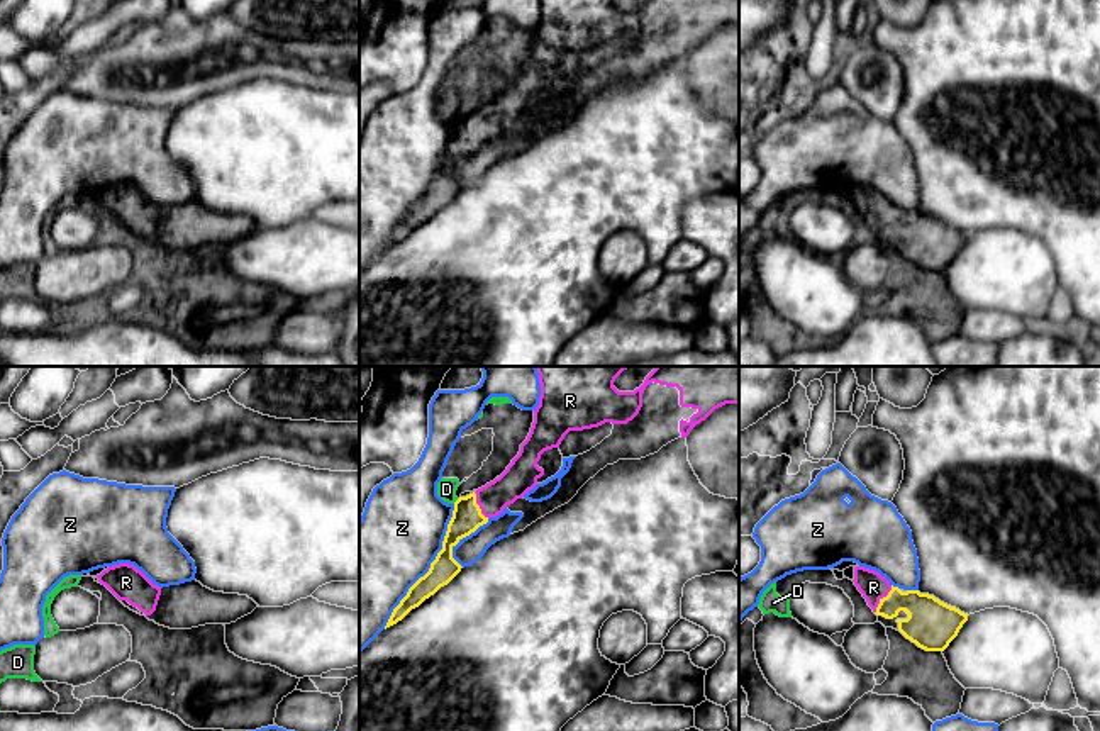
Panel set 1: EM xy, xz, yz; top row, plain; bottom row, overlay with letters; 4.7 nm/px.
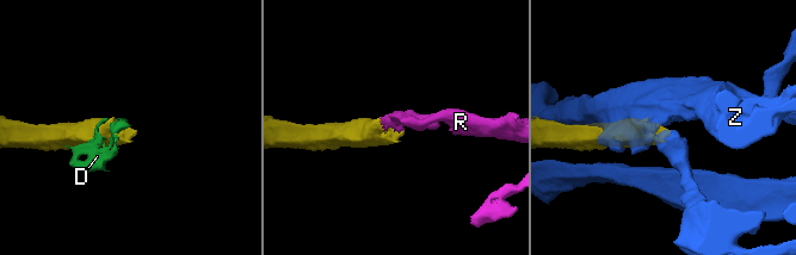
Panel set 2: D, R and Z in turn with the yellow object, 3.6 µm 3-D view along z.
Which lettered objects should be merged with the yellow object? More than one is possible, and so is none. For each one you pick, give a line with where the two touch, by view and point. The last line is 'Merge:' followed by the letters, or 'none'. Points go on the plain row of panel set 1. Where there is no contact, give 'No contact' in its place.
R: Touches yellow at yz (882, 219)
Merge: R

